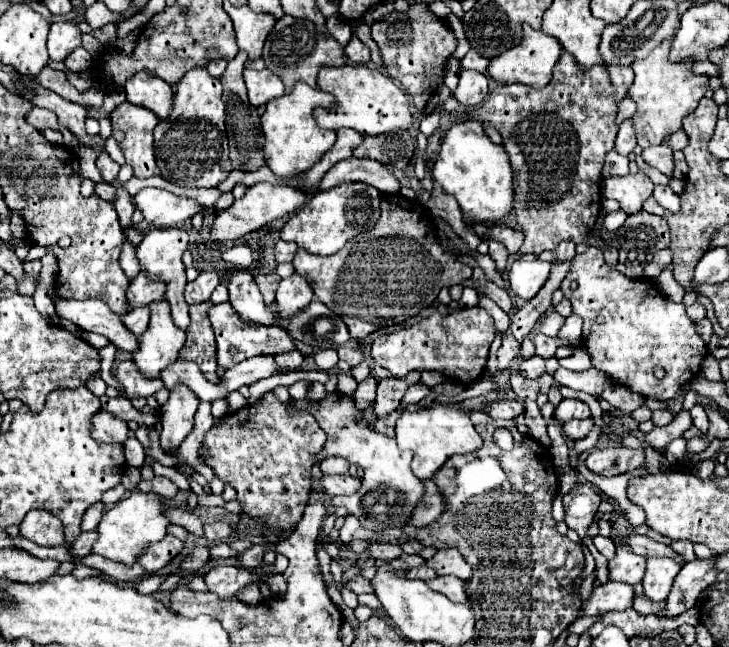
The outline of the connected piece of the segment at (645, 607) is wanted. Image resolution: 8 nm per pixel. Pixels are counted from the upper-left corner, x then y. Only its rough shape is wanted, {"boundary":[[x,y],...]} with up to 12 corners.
{"boundary":[[646,596],[634,598],[638,614],[658,614],[664,602],[652,602]]}

